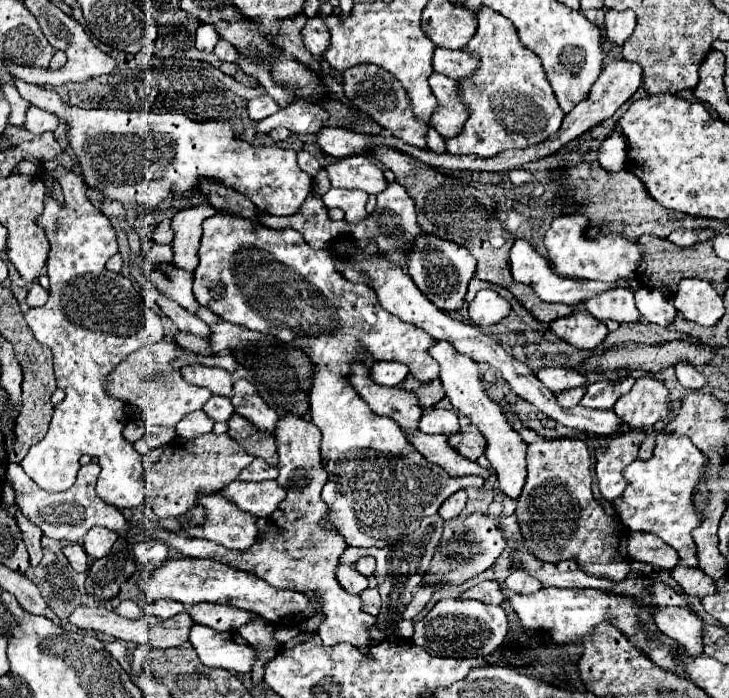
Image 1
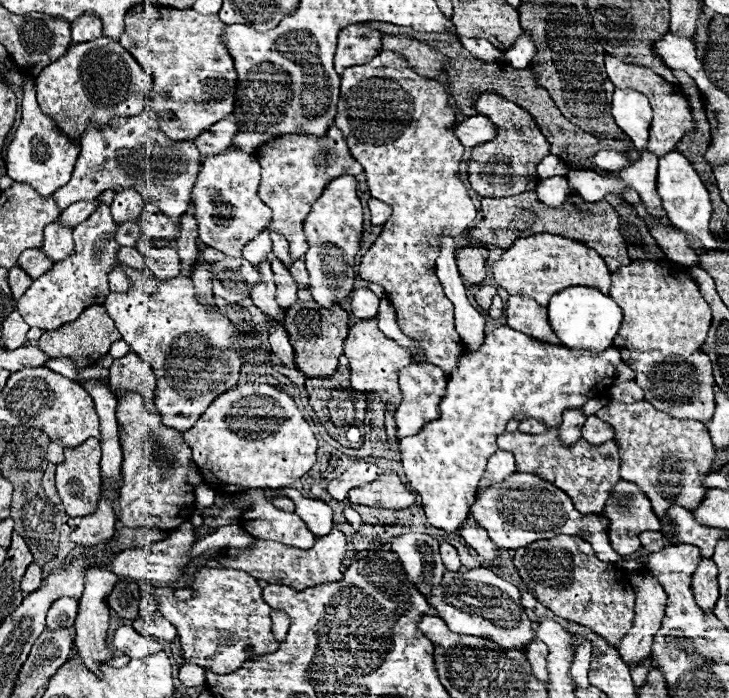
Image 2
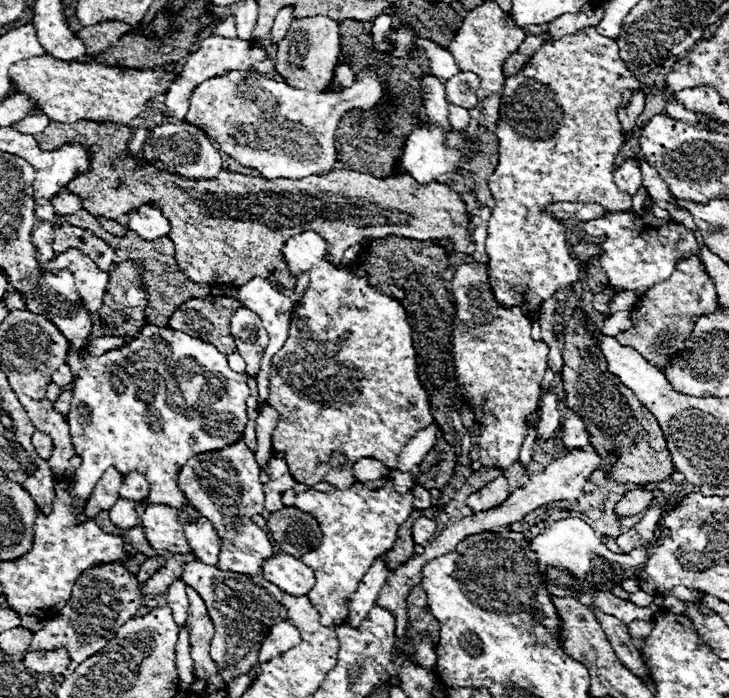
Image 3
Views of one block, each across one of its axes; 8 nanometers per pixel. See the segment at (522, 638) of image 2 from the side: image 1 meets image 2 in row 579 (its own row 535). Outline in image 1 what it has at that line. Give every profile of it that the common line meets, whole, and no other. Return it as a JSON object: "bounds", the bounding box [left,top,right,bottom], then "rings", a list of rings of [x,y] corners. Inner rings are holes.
{"bounds":[426,512,506,584],"rings":[[[478,512],[470,516],[452,518],[444,524],[444,534],[442,534],[440,546],[436,548],[436,554],[432,558],[432,566],[428,568],[426,578],[428,582],[462,584],[464,580],[488,570],[504,548],[506,548],[506,540],[502,536],[498,520],[478,514]]]}

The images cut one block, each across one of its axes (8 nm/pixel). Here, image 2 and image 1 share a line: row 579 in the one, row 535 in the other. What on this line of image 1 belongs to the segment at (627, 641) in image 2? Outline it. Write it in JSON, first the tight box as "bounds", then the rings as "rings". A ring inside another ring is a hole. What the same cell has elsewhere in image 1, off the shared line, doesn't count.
{"bounds":[628,532,680,570],"rings":[[[644,532],[630,534],[628,556],[632,560],[648,562],[664,570],[672,570],[680,562],[680,556],[672,546],[668,546],[662,538],[656,538],[654,534],[644,534]]]}

